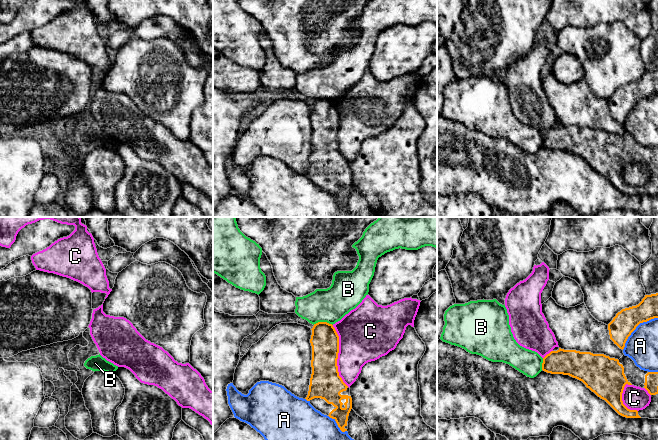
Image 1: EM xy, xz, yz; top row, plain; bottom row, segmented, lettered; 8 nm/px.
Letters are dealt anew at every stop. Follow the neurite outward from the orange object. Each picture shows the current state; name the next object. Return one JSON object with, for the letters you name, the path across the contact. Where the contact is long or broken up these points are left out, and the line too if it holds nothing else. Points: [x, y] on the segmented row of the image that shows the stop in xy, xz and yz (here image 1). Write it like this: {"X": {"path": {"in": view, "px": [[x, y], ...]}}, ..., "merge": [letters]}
{"merge": []}

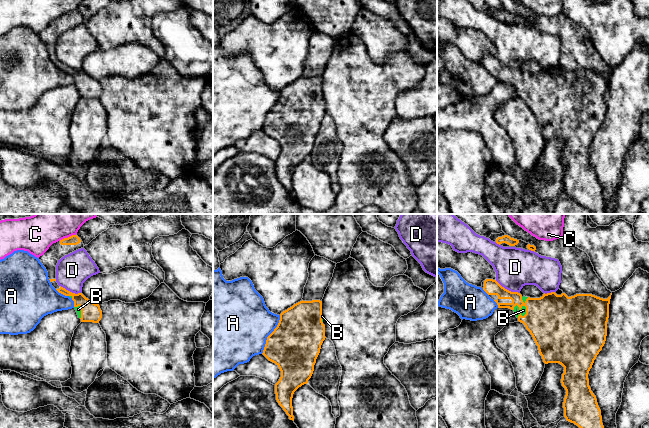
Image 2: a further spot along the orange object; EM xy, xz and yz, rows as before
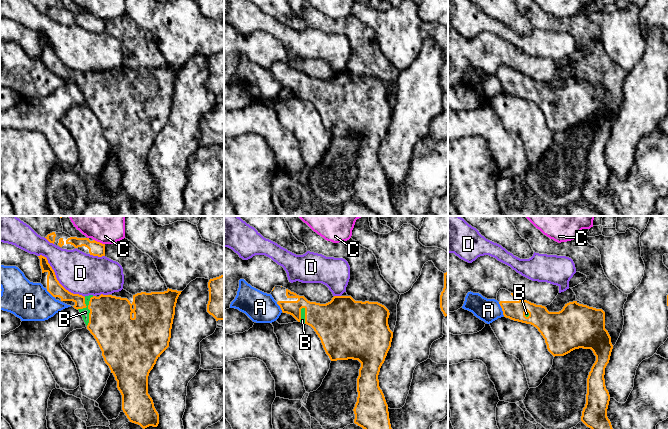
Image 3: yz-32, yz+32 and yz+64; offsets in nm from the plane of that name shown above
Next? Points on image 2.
{"merge": ["B"]}

